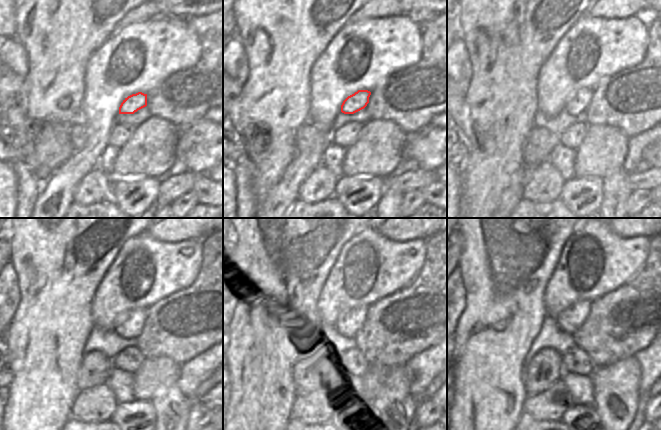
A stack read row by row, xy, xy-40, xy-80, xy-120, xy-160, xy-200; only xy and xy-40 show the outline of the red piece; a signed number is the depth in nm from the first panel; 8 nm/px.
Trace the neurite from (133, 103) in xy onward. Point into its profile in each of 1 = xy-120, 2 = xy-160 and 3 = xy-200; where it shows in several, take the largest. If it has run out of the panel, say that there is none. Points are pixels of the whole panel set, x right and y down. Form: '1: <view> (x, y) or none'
1: xy-120 (130, 325)
2: xy-160 (350, 322)
3: xy-200 (572, 318)

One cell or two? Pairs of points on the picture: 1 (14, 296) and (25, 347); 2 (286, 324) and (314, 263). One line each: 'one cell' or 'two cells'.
1: two cells
2: one cell

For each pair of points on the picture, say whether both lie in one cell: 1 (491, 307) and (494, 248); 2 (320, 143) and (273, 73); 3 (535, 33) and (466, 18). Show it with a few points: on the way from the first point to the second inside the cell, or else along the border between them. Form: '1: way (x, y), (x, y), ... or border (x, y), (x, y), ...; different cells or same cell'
1: way (494, 292), (494, 263); same cell
2: border (308, 119), (297, 129), (295, 143); different cells
3: way (518, 18), (483, 18); same cell

